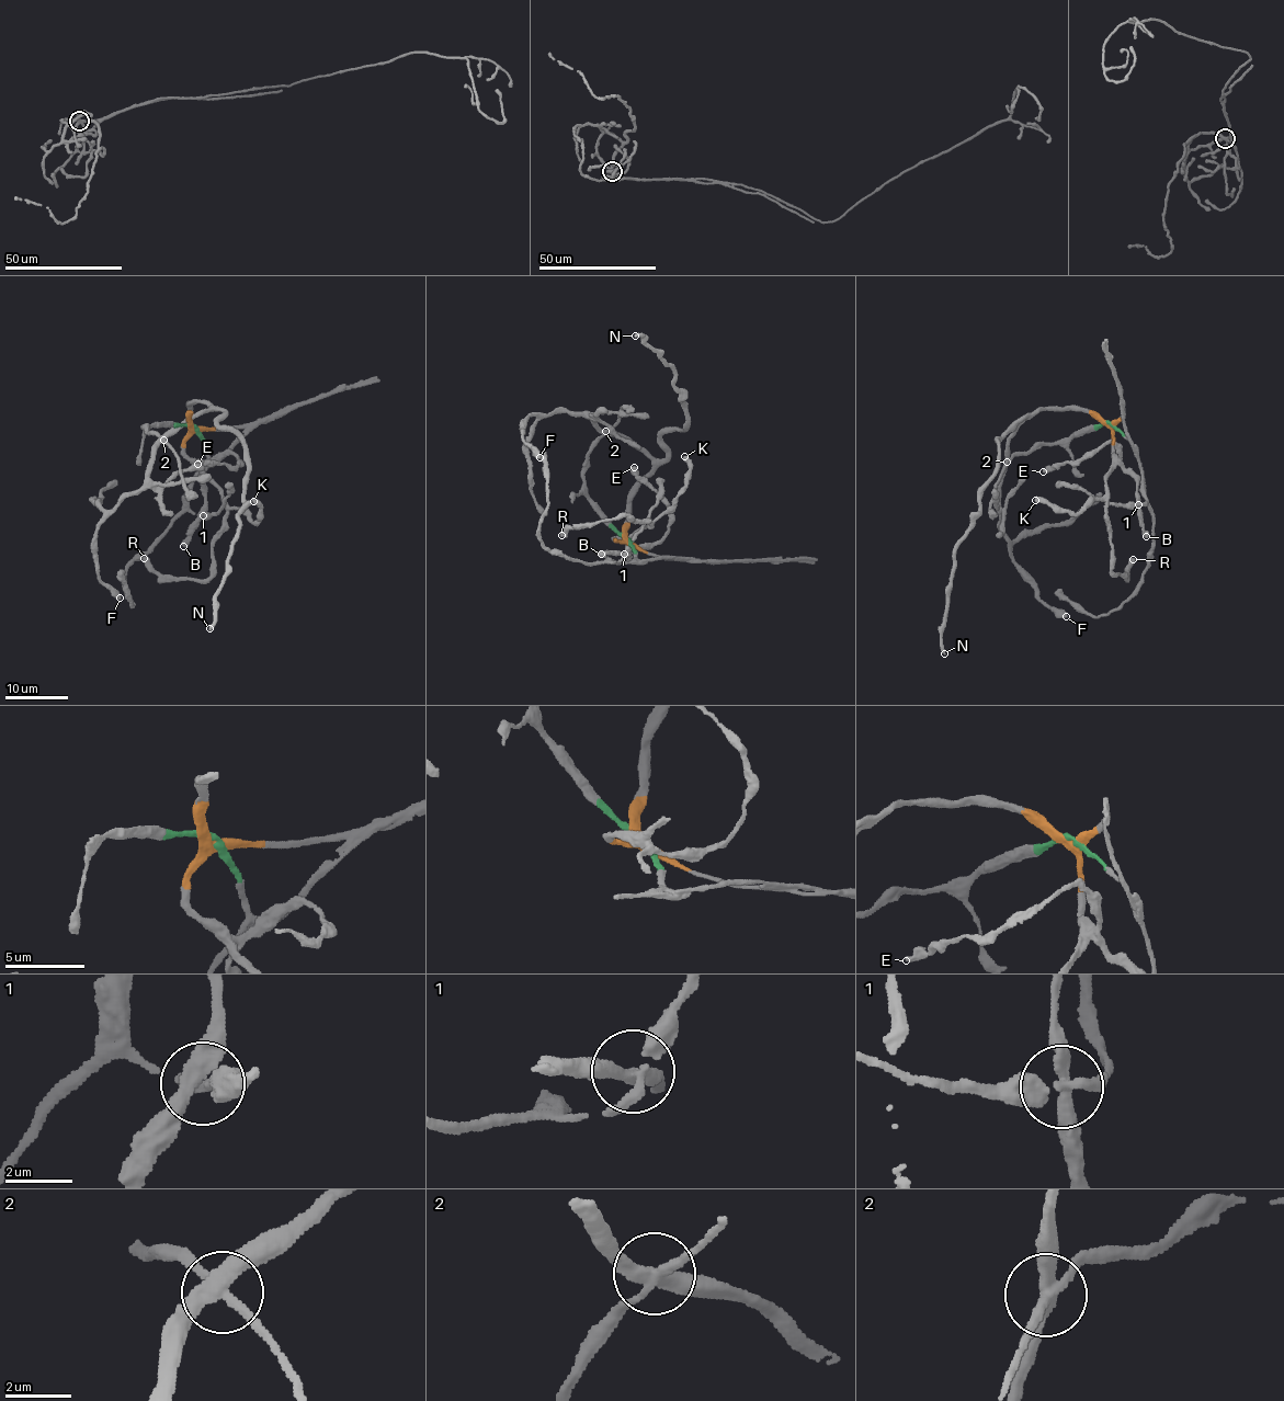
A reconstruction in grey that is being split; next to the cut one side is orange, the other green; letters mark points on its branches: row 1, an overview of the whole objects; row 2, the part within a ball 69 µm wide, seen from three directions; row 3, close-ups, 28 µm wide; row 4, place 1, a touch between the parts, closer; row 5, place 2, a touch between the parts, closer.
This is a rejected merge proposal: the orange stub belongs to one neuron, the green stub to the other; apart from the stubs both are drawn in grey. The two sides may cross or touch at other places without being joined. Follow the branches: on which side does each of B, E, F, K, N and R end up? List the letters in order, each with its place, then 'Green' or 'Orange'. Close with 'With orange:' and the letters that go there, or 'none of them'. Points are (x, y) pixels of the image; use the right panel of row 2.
B: Place: (1146, 536). Orange
E: Place: (1043, 471). Orange
F: Place: (1066, 616). Orange
K: Place: (1035, 500). Orange
N: Place: (944, 653). Orange
R: Place: (1133, 559). Orange
With orange: B, E, F, K, N, R

